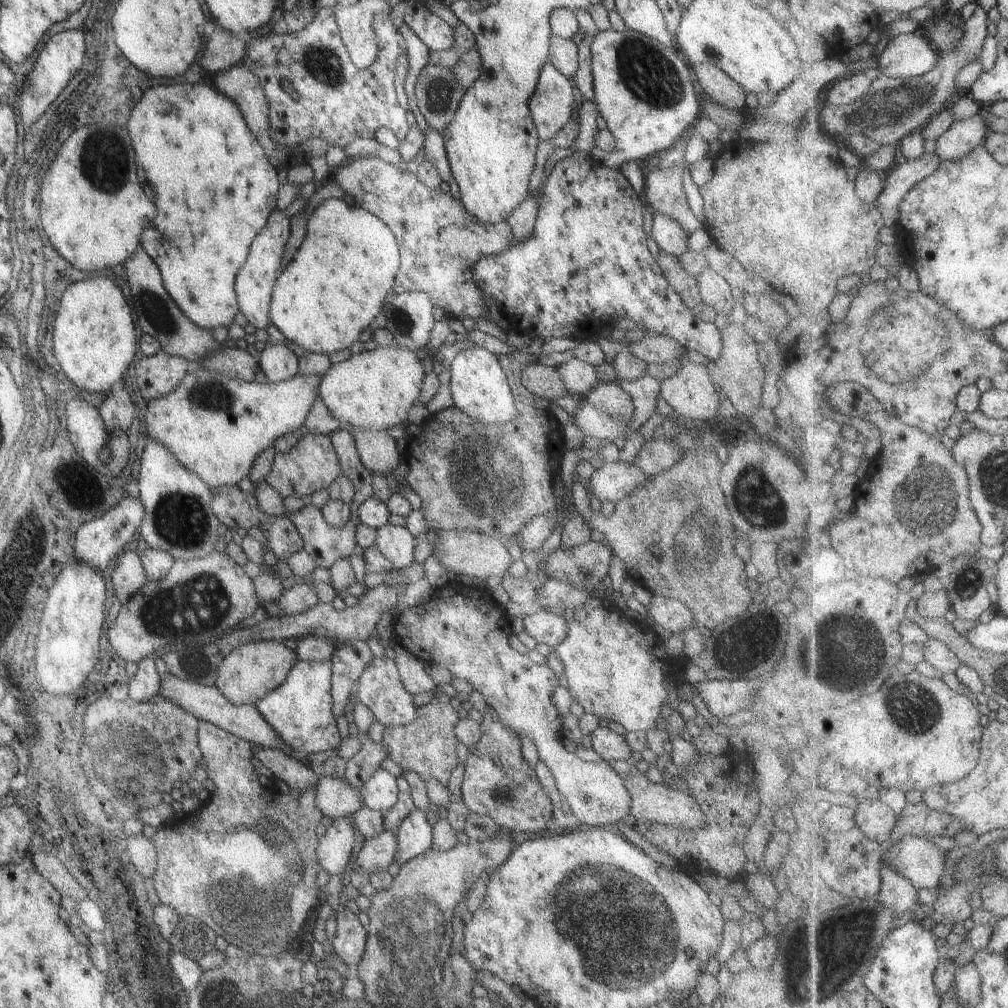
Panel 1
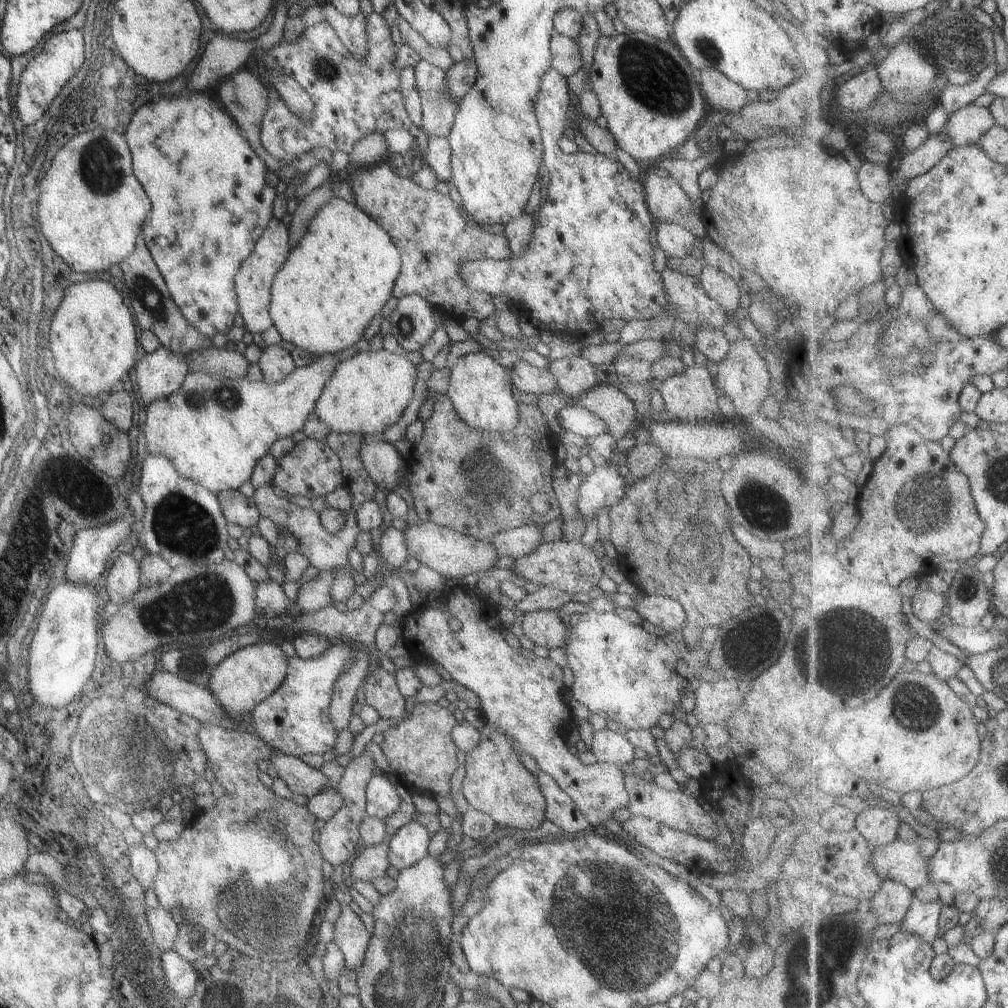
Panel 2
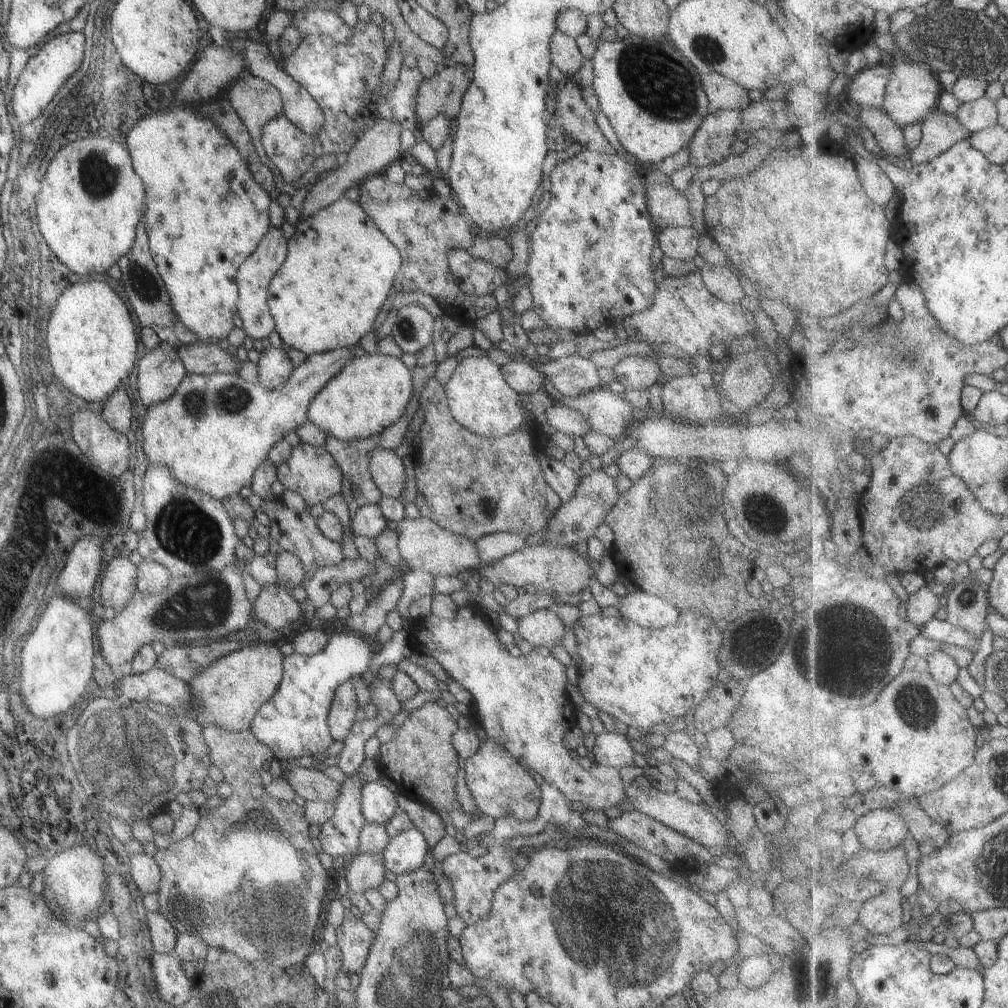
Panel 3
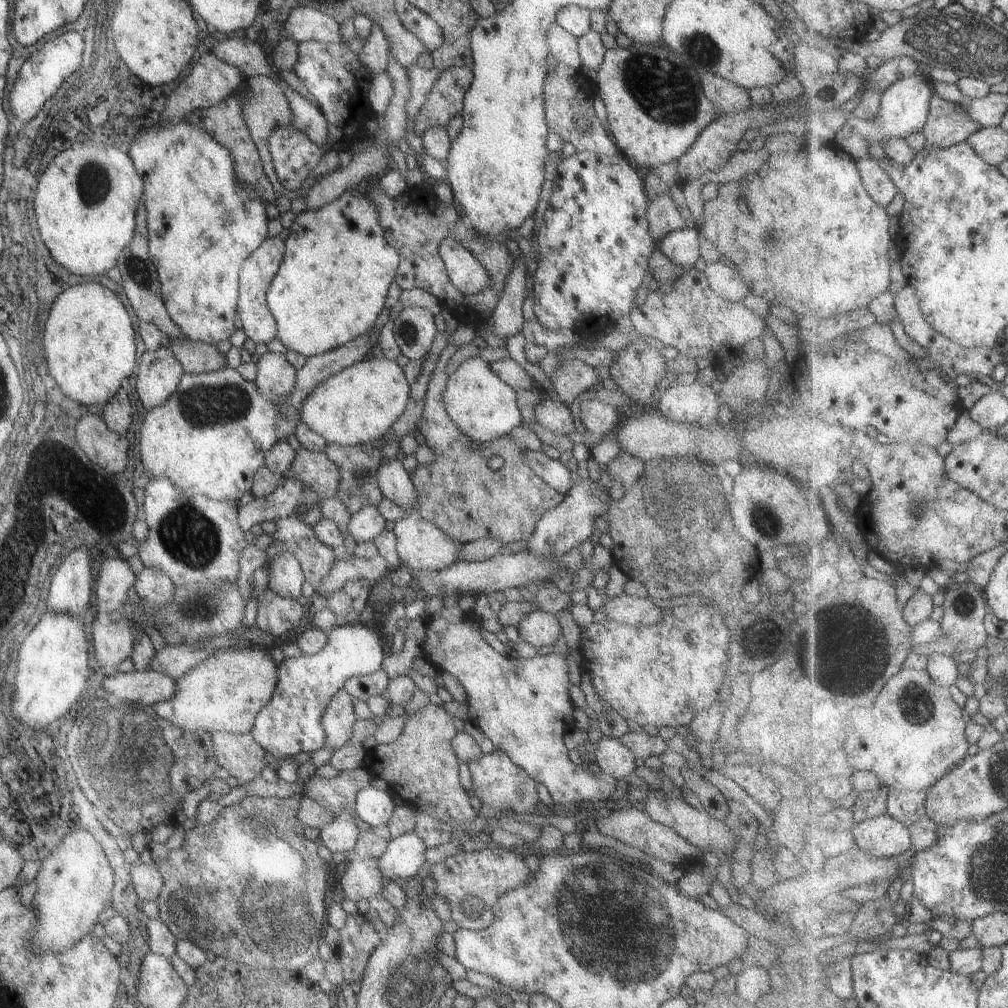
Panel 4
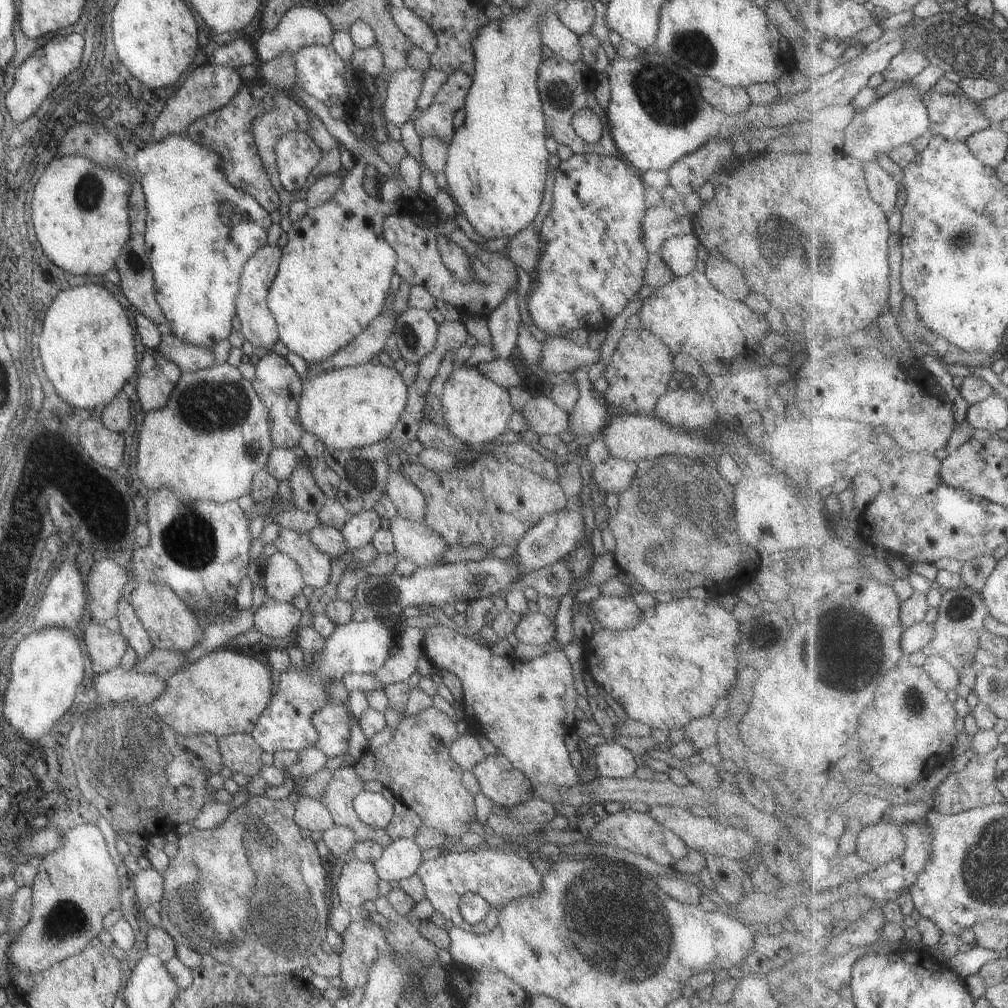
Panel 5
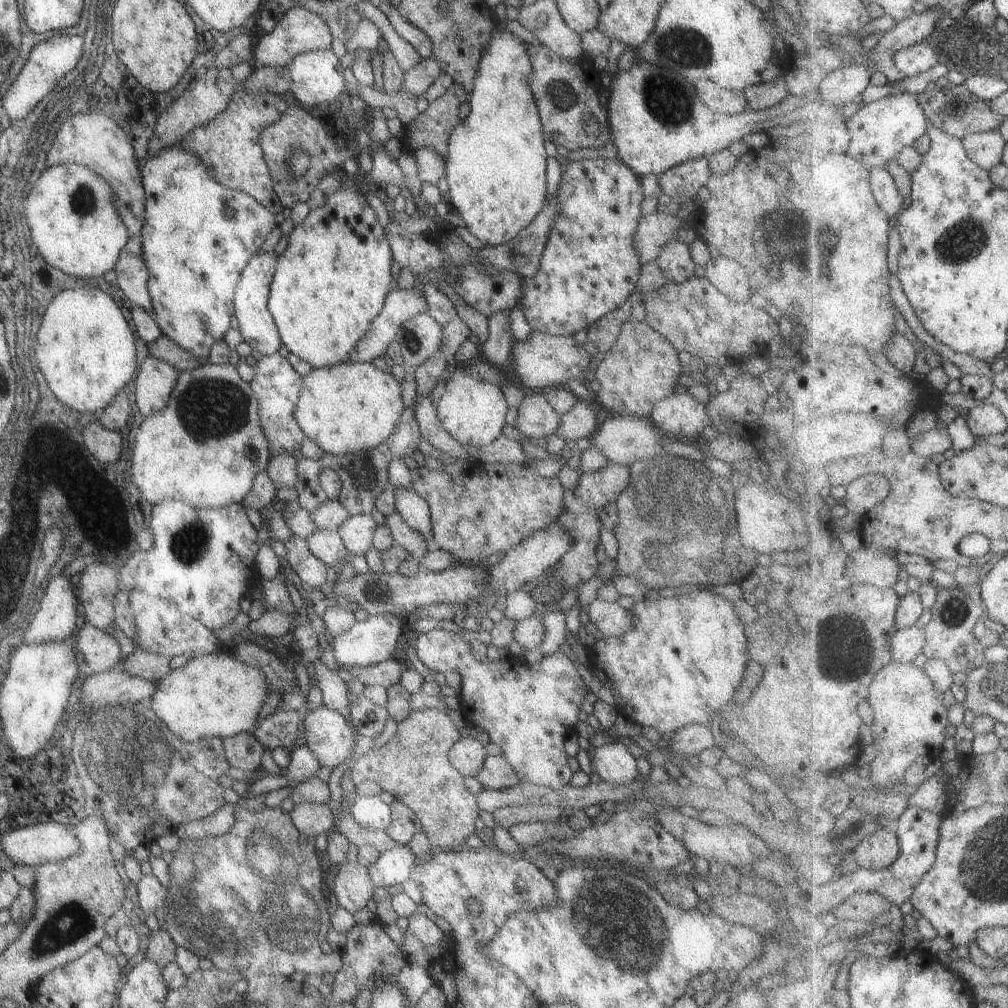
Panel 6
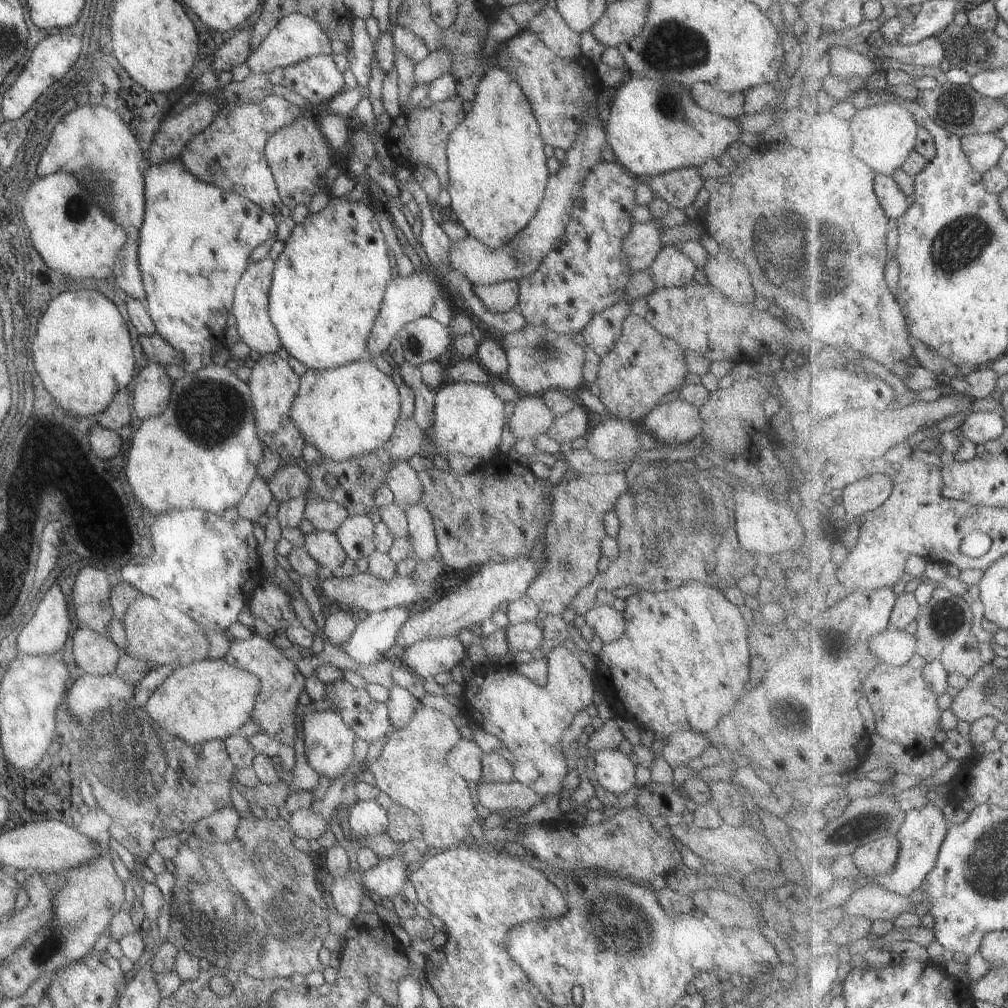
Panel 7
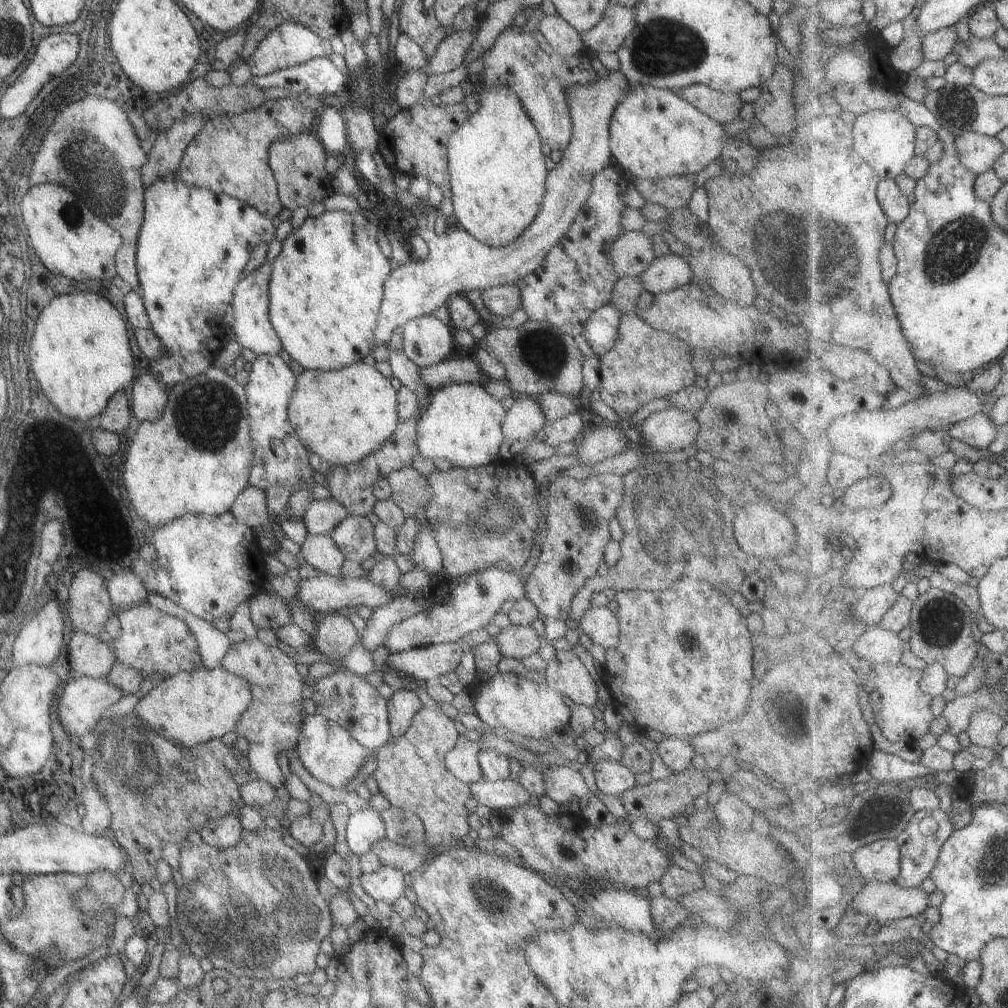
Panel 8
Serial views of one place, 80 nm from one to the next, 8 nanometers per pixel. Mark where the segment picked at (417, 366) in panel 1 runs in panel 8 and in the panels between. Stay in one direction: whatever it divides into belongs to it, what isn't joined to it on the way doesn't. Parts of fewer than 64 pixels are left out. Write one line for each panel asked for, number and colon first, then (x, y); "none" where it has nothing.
2: (367, 392)
3: (370, 392)
4: (358, 404)
5: (355, 406)
6: (352, 406)
7: (347, 411)
8: (343, 415)

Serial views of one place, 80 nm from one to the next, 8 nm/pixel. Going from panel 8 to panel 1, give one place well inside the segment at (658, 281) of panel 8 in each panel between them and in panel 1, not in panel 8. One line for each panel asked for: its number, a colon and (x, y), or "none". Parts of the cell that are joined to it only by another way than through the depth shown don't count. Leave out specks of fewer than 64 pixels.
1: (670, 238)
2: (674, 241)
3: (680, 243)
4: (680, 246)
5: (678, 253)
6: (673, 260)
7: (670, 268)

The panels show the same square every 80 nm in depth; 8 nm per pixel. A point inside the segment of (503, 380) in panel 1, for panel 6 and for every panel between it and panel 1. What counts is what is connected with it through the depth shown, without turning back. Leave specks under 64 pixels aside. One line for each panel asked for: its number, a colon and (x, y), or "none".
2: (480, 392)
3: (478, 398)
4: (482, 408)
5: (474, 409)
6: (471, 411)

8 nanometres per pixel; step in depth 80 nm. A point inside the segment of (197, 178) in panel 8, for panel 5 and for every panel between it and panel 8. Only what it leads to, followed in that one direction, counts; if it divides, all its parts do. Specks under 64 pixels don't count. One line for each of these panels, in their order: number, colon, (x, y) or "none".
5: (227, 132)
6: (228, 146)
7: (228, 153)

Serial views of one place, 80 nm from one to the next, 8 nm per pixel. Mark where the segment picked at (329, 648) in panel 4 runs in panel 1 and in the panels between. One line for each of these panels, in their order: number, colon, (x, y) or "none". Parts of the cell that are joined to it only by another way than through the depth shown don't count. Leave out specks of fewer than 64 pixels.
1: (299, 710)
2: (293, 720)
3: (292, 723)

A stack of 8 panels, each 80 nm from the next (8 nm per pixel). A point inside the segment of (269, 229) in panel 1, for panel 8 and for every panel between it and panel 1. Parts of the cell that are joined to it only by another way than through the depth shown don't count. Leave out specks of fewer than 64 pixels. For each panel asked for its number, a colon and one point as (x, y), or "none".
2: (252, 280)
3: (252, 277)
4: (257, 270)
5: (257, 325)
6: (255, 325)
7: (249, 302)
8: (249, 301)

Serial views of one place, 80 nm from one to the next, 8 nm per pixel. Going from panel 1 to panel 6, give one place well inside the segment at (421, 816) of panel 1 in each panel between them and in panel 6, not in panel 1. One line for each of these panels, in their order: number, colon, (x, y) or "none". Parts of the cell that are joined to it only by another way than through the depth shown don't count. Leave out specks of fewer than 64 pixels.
2: (408, 844)
3: (404, 852)
4: (403, 855)
5: (400, 858)
6: (391, 868)

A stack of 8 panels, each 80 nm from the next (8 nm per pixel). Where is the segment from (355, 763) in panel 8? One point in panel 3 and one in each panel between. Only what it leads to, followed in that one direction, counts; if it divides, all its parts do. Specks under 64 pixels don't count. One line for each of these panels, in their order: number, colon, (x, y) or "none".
3: (340, 716)
4: (336, 720)
5: (331, 722)
6: (327, 734)
7: (327, 743)

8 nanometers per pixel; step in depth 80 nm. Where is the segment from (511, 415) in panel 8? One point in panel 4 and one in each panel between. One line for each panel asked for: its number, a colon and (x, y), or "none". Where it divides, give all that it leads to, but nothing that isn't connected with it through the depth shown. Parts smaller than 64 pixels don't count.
4: (552, 415)
5: (540, 414)
6: (536, 419)
7: (530, 417)

